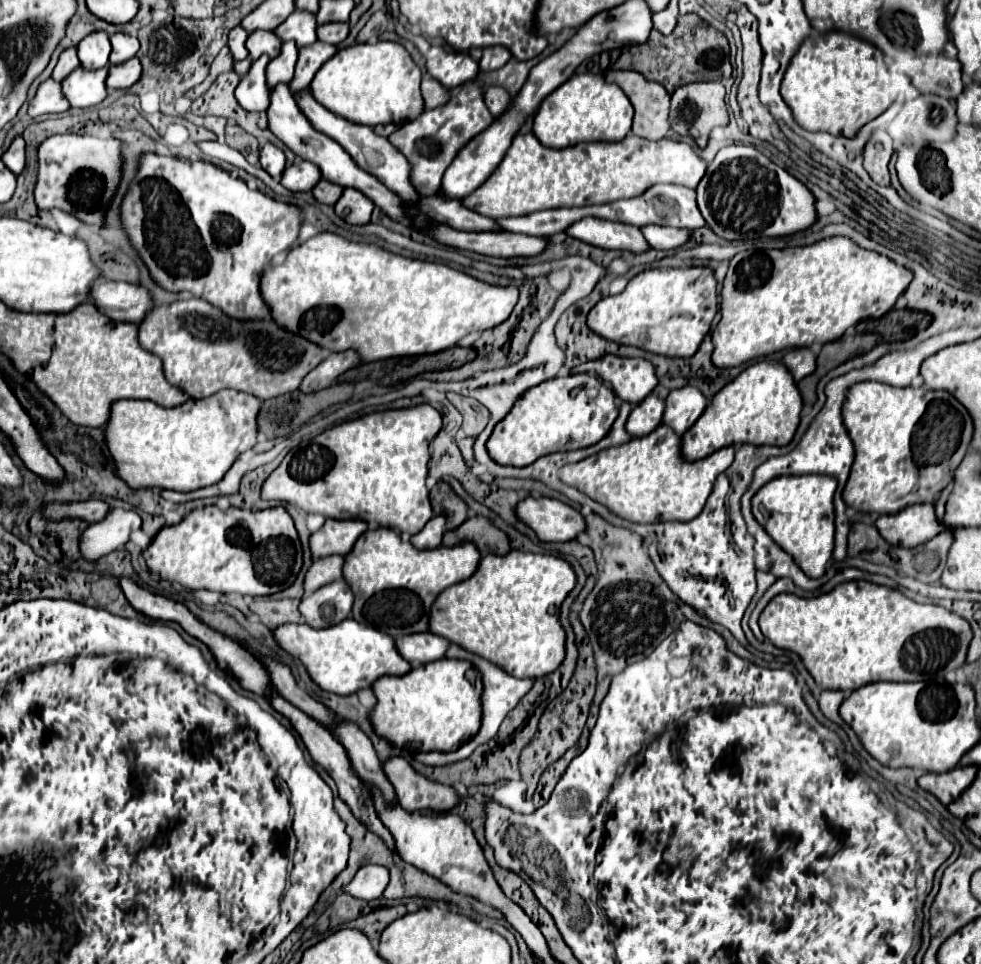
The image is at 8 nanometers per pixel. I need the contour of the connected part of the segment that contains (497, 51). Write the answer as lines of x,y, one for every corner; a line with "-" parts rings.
486,47
482,51
482,59
480,59
480,69
482,71
494,71
500,69
508,63
508,59
512,57
512,53
506,47

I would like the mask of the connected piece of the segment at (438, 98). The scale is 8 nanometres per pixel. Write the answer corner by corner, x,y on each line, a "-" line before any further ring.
424,75
424,79
422,79
422,97
424,97
426,109
434,109
434,107
446,103
450,99
450,93
442,85
438,85
436,79
432,79
430,75

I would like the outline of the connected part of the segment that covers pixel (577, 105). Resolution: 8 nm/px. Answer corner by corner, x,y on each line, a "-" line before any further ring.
592,72
575,73
538,107
534,135
552,149
564,149
582,141
622,141
632,127
632,117
632,103
618,85
606,83
602,75

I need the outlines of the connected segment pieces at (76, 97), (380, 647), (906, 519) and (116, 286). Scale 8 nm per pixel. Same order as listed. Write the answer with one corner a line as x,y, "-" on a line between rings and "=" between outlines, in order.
76,67
62,81
62,95
66,95
70,107
94,107
106,97
106,75
108,69
86,71
84,67
=
344,619
326,629
312,629
306,623
280,625
274,629
274,639
286,653
302,661
310,679
320,689
336,695
352,695
384,675
406,675
410,671
410,663
398,655
390,635
356,623
354,619
=
918,503
894,515
880,515
876,519
876,529
888,543
914,549
942,533
944,525
936,519
934,505
=
116,281
94,283
94,295
90,295
90,303
94,303
108,319
132,323
140,323
154,307
146,289

